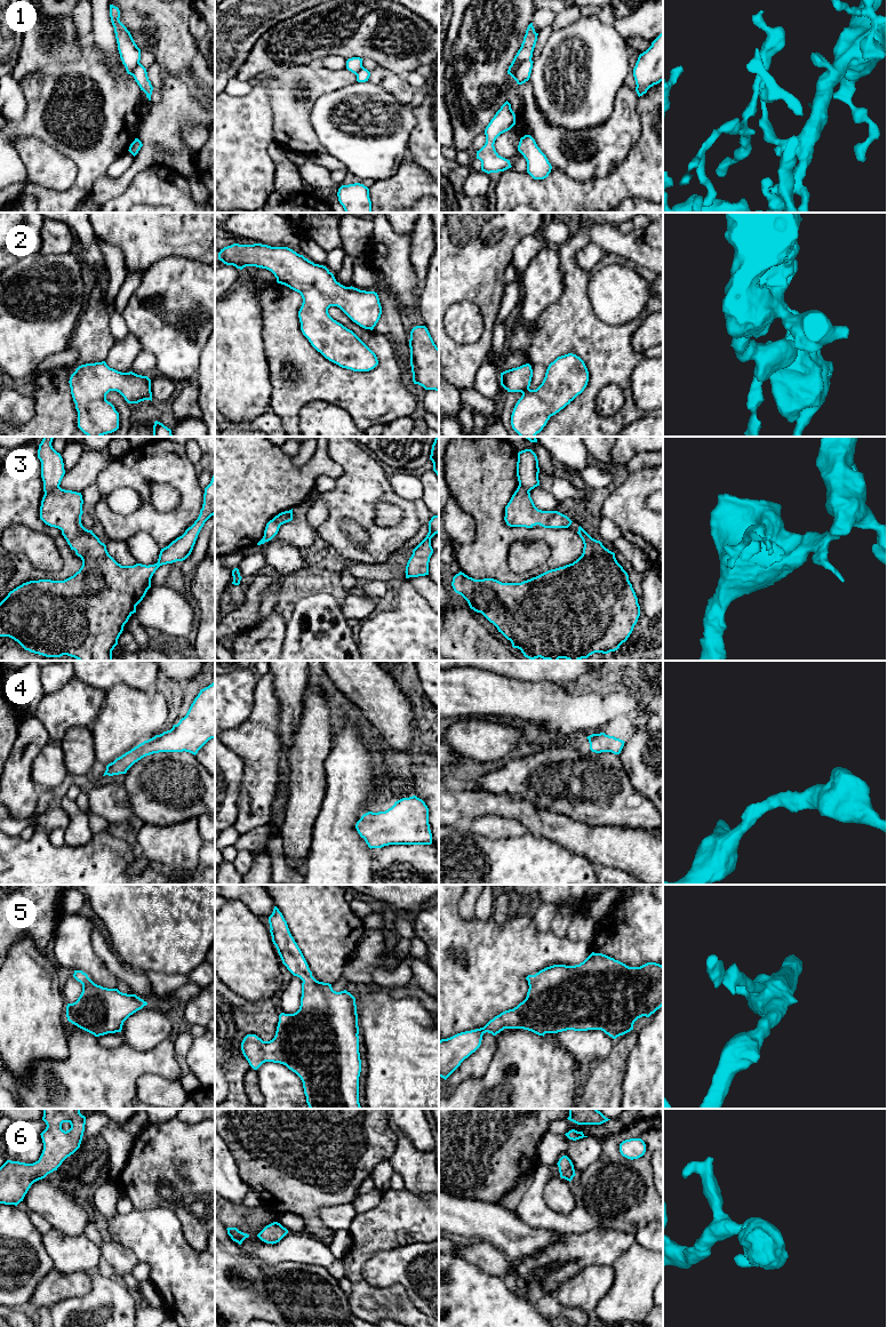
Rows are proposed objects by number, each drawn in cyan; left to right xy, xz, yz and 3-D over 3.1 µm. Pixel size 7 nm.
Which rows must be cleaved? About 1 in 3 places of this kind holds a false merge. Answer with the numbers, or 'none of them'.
1, 3

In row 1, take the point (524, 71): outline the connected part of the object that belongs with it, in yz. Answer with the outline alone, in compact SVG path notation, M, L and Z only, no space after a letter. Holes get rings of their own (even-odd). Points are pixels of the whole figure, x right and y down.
M525 61L520 66L517 69L516 79L518 85L522 85L529 80L532 69L533 69L533 61Z

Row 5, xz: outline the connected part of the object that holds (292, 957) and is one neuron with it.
M274 906L272 914L269 917L269 924L270 924L270 933L272 936L272 942L275 945L278 953L282 960L282 964L287 967L287 969L294 975L299 977L302 983L302 997L301 997L301 1006L299 1009L294 1014L285 1014L281 1013L279 1015L279 1022L275 1031L275 1036L270 1041L263 1041L261 1038L258 1038L256 1034L247 1034L242 1042L241 1042L241 1050L246 1060L248 1061L249 1065L257 1070L263 1063L265 1062L273 1062L273 1063L280 1063L286 1065L289 1070L295 1072L303 1082L304 1094L306 1096L306 1103L310 1109L361 1109L359 1103L359 1077L361 1072L361 1060L360 1060L360 1053L359 1053L359 1026L358 1026L358 1014L357 1014L357 1005L355 1005L355 998L347 992L346 990L336 992L333 990L331 984L323 983L317 981L312 976L312 972L309 968L309 965L298 948L297 943L295 942L294 937L291 936L287 921L285 920L282 913L279 911L277 906Z

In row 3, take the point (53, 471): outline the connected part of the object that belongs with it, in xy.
M43 437L38 449L45 494L58 487L65 474L63 458L51 446L54 438L55 437Z

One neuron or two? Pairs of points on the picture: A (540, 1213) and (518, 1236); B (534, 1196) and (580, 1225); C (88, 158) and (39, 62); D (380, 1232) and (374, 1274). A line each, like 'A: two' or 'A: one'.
A: two
B: one
C: two
D: two

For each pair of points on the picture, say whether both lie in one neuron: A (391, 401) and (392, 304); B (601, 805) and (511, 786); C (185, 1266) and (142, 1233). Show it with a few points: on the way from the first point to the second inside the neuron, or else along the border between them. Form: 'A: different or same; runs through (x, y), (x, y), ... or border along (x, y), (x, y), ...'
A: different; border along (373, 329), (389, 338)
B: same; runs through (578, 791), (534, 789)
C: same; runs through (175, 1260), (152, 1237)

